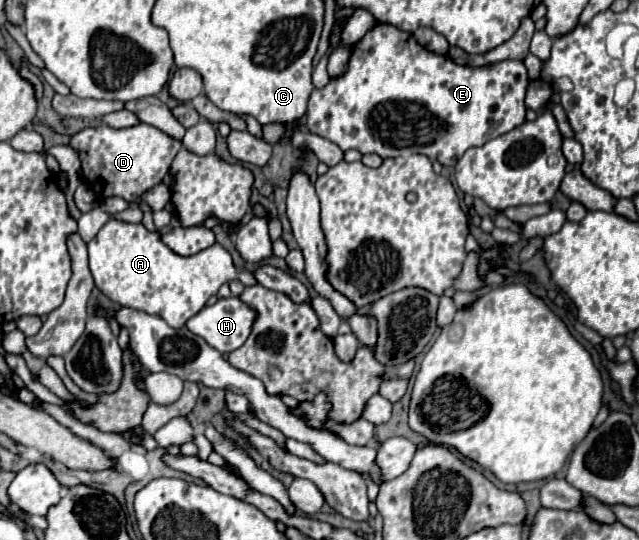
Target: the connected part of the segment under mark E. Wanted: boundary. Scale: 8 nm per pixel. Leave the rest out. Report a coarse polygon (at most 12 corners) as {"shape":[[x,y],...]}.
{"shape":[[377,22],[307,130],[343,152],[465,150],[525,122],[521,60],[461,66]]}

